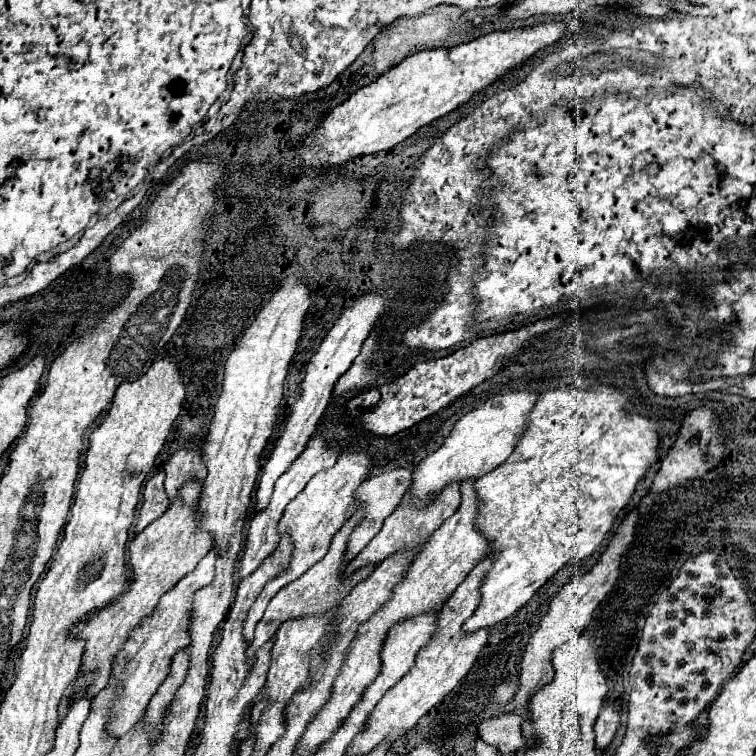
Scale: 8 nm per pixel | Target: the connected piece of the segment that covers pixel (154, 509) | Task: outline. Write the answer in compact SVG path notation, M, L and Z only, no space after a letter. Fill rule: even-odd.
M150 490L150 492L146 492L134 532L144 530L152 520L156 520L168 508L168 504L170 504L170 498L166 496L166 490Z

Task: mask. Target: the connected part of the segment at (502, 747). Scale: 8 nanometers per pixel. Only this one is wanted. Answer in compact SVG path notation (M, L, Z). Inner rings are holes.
M512 712L512 714L500 714L500 716L492 716L486 718L478 724L478 736L500 750L500 754L510 754L510 752L518 752L526 748L526 742L522 738L520 732L520 724L522 724L522 716Z

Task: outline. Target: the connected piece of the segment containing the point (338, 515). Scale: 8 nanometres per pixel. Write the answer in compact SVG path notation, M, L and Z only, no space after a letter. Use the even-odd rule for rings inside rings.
M344 452L338 456L338 462L328 468L318 472L316 476L312 476L312 480L306 484L306 488L296 496L296 500L292 500L280 520L278 532L292 532L294 536L294 544L296 544L296 552L292 554L292 564L288 568L288 572L284 572L282 576L278 576L276 580L268 582L264 586L264 590L260 592L260 596L256 598L254 606L248 612L248 618L244 622L244 636L246 642L250 642L254 638L254 628L260 622L266 604L270 602L270 598L284 588L286 584L290 584L292 580L296 580L298 576L302 576L306 570L310 570L318 560L322 560L322 556L328 552L330 540L332 536L342 528L342 524L350 518L352 510L356 510L356 498L354 492L358 490L358 486L370 476L374 468L372 458L366 452Z

